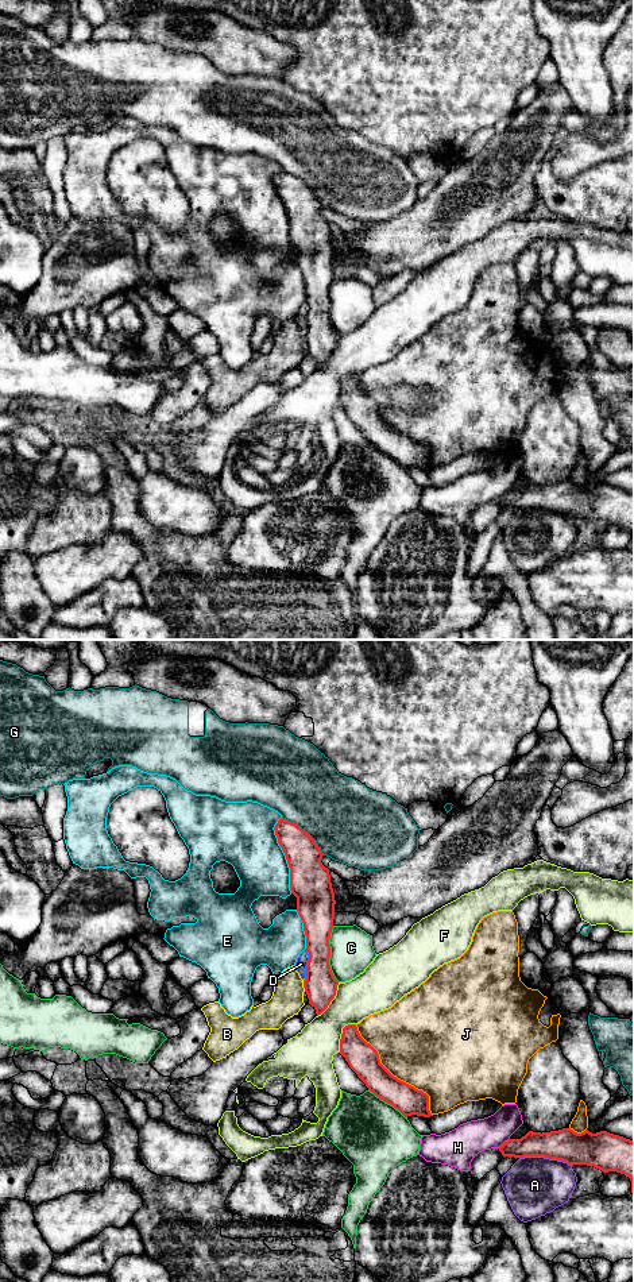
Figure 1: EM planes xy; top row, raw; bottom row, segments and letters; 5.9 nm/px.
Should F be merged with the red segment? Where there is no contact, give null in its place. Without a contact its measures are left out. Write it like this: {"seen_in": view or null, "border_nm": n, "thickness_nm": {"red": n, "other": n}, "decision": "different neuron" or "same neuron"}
{"seen_in": "xy", "border_nm": 200, "thickness_nm": {"red": 180, "other": 280}, "decision": "different neuron"}

